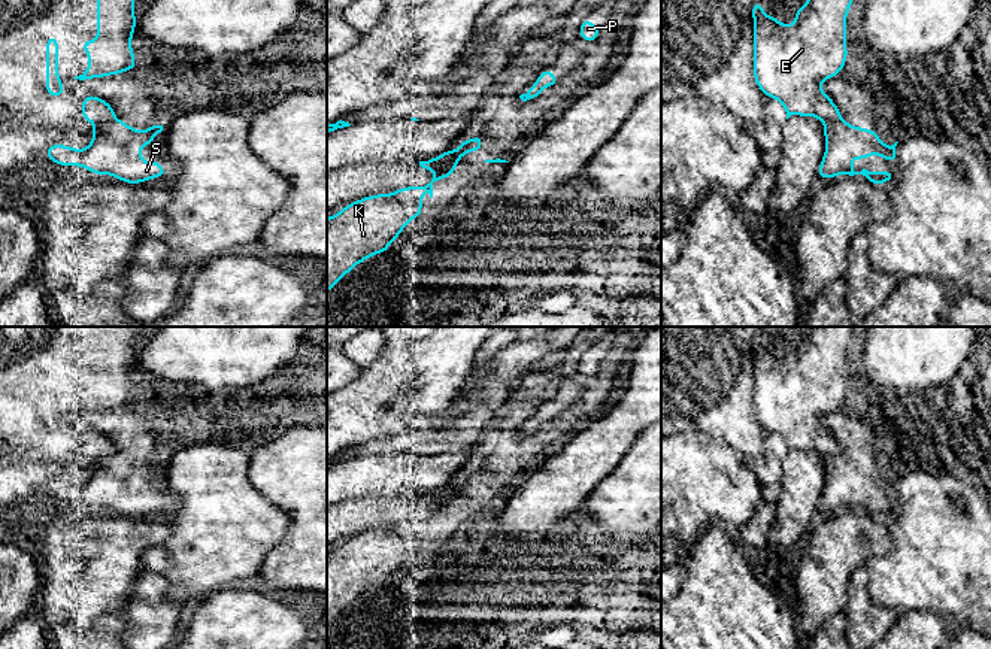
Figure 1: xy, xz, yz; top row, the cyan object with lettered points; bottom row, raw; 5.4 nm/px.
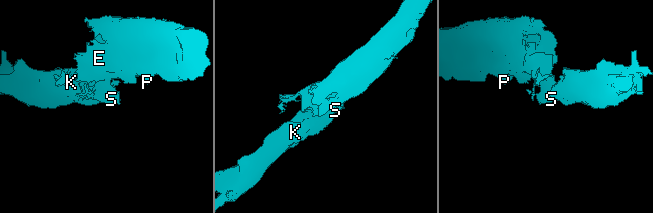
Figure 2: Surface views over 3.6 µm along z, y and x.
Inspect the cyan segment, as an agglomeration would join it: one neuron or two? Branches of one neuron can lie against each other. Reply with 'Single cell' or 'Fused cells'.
Fused cells

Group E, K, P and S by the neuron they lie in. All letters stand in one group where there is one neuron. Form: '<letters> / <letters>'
E P / K S

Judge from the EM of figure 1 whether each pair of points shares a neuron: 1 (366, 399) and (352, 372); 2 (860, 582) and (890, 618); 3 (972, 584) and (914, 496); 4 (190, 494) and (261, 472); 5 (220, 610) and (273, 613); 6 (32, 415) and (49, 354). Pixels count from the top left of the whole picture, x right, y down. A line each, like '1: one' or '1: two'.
1: two
2: one
3: one
4: two
5: one
6: one

